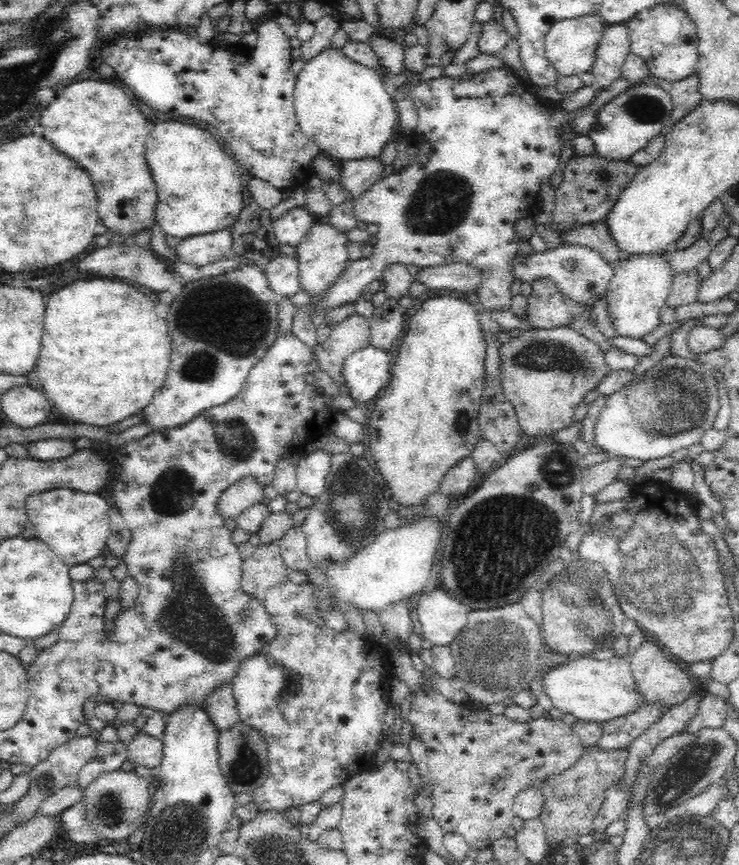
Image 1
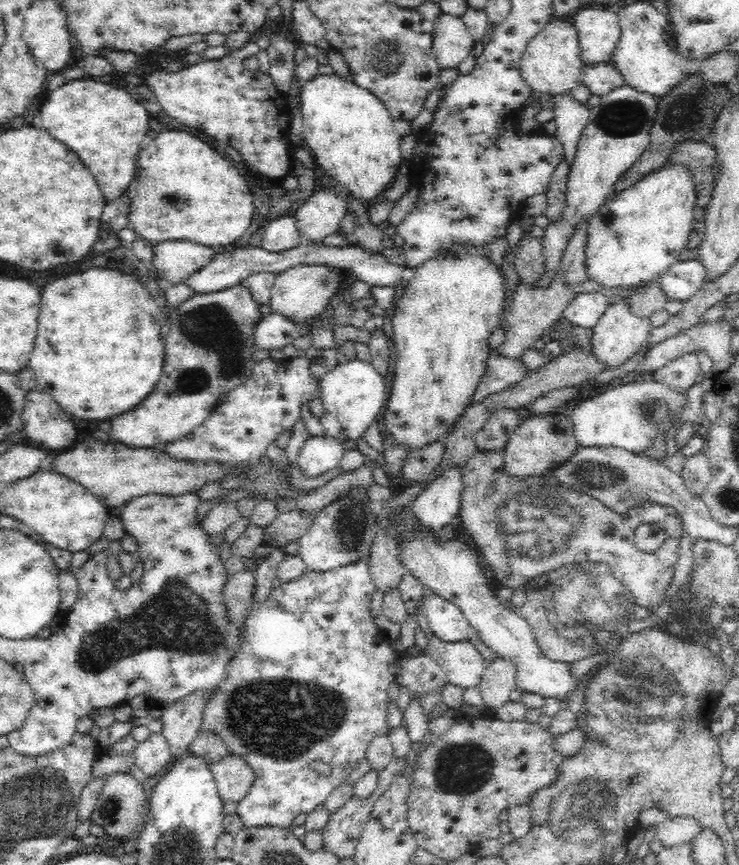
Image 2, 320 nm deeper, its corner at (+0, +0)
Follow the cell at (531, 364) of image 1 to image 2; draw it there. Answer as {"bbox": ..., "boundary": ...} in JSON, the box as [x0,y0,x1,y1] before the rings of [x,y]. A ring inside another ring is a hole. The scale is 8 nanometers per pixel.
{"bbox":[471,356,535,404],"boundary":[[[491,356],[487,362],[486,375],[473,395],[471,404],[482,402],[486,396],[506,392],[535,372],[532,368],[528,368],[520,358],[516,360],[516,357]]]}

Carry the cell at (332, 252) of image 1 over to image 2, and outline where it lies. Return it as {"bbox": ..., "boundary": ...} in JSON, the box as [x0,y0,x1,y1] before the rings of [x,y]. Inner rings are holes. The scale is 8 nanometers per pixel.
{"bbox":[270,263,342,322],"boundary":[[[302,263],[294,265],[277,274],[270,296],[270,308],[272,311],[296,321],[308,322],[308,320],[319,318],[329,311],[333,304],[332,297],[342,284],[342,272],[334,268],[322,264]]]}

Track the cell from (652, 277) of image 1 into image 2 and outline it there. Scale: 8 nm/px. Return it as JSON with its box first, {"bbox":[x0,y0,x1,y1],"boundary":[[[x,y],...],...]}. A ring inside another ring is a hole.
{"bbox":[591,297,652,369],"boundary":[[[618,297],[610,303],[594,325],[591,335],[591,349],[604,361],[609,369],[620,367],[635,350],[648,338],[652,322],[650,317],[640,317],[632,310],[631,302],[626,297]]]}

